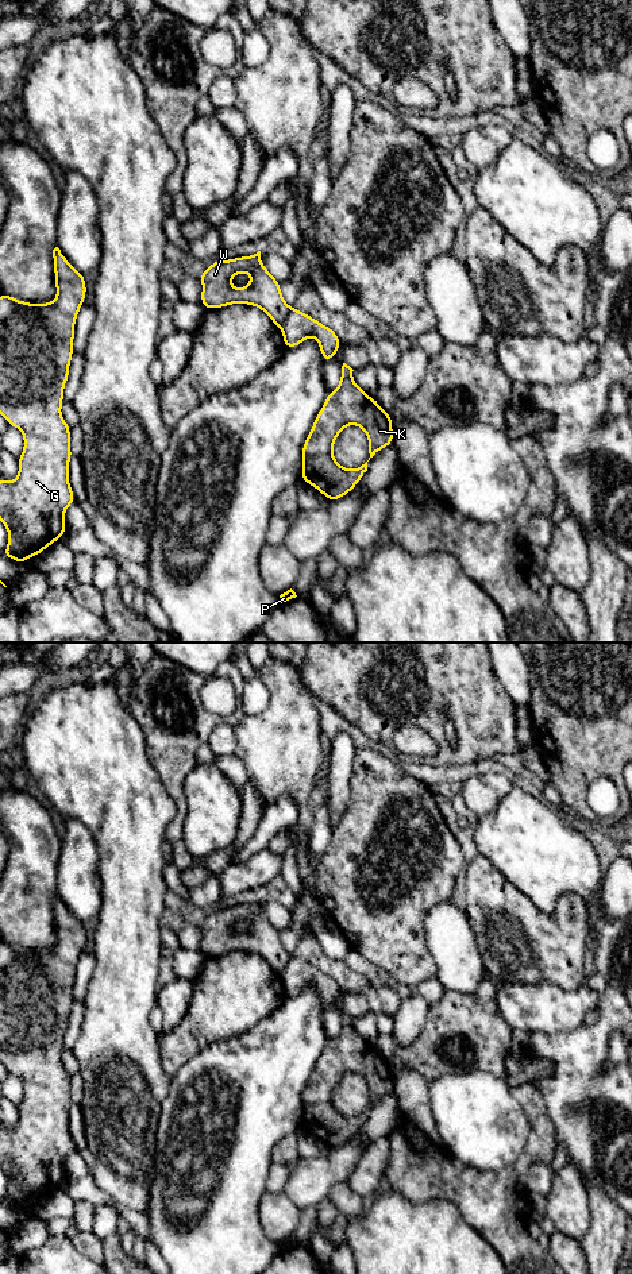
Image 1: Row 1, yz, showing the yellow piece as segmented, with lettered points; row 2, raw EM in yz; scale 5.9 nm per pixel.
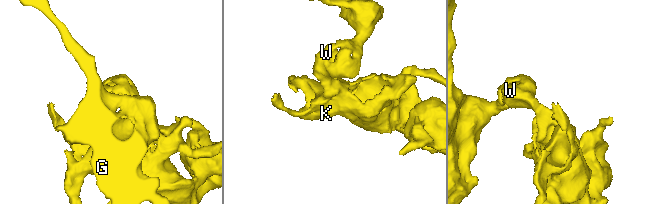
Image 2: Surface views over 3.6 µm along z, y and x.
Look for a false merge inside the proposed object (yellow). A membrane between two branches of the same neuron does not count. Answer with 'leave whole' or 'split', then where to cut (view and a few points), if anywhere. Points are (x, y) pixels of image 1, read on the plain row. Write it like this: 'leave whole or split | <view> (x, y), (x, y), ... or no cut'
split | yz (292, 956), (280, 975)

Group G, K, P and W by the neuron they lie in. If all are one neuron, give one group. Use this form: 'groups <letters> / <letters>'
groups G W / K P

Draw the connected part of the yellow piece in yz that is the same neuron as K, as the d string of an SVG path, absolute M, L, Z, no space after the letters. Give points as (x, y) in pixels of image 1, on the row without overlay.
M343 1011L339 1032L335 1039L327 1042L302 1093L301 1127L328 1148L348 1142L367 1119L367 1109L348 1117L334 1105L334 1089L347 1073L358 1073L365 1078L369 1108L394 1089L392 1063L354 1030L352 1019Z

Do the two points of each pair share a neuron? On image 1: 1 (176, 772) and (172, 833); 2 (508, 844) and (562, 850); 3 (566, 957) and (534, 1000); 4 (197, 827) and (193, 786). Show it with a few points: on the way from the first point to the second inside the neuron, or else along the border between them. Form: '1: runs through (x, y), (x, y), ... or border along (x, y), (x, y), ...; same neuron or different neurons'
1: runs through (176, 787), (180, 800), (180, 818); same neuron
2: runs through (521, 844), (530, 844), (536, 850), (548, 850); same neuron
3: border along (516, 983), (550, 981), (565, 989), (578, 988); different neurons
4: runs through (197, 817), (197, 796); same neuron

